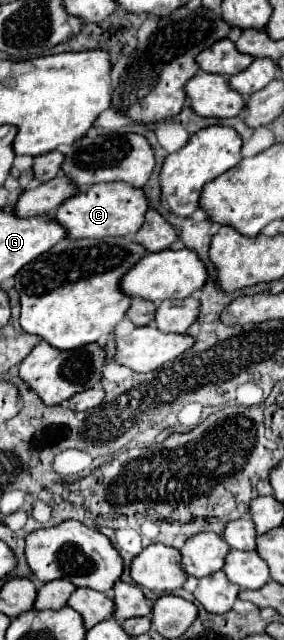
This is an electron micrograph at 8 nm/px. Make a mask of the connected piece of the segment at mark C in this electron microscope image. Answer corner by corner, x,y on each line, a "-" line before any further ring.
98,183
92,185
90,189
82,189
78,195
62,203
54,217
58,223
66,227
68,237
102,239
102,237
134,235
142,227
148,209
150,201
142,189
136,189
130,183

